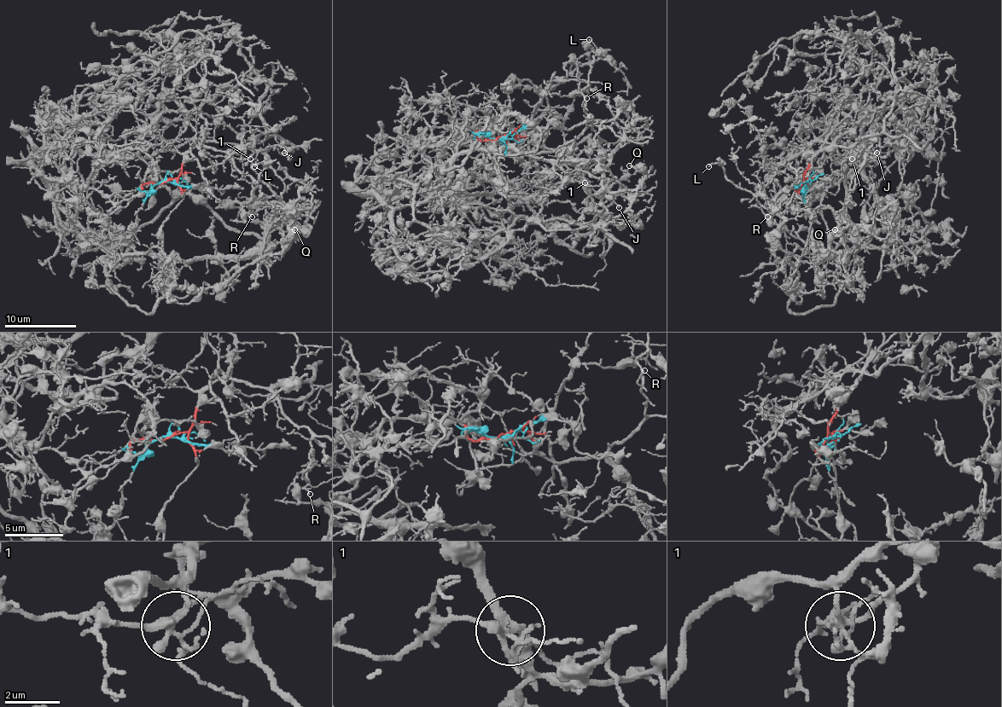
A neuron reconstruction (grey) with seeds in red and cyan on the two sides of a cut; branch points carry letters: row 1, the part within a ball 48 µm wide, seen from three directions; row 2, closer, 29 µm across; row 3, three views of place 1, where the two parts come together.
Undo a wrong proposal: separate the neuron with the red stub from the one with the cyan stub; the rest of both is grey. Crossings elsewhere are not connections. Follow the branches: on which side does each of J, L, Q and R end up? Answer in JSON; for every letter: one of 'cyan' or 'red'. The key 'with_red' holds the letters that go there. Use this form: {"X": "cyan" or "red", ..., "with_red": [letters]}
{"J": "red", "L": "red", "Q": "cyan", "R": "red", "with_red": ["J", "L", "R"]}

